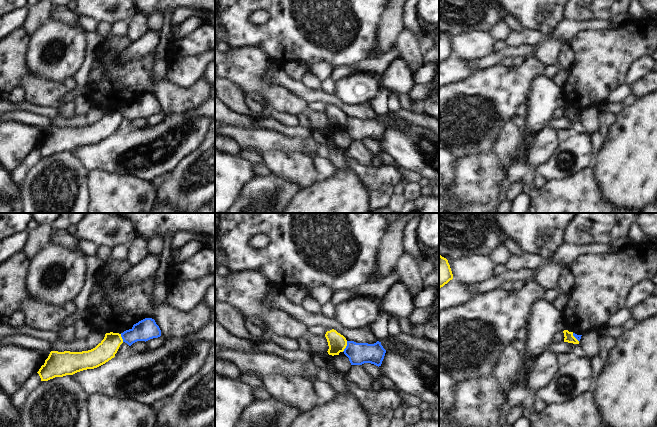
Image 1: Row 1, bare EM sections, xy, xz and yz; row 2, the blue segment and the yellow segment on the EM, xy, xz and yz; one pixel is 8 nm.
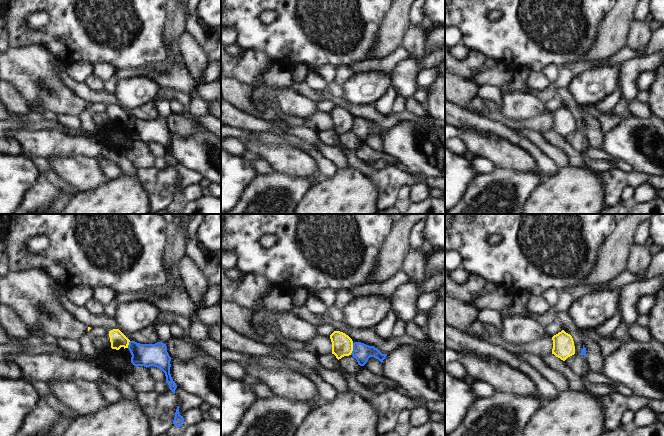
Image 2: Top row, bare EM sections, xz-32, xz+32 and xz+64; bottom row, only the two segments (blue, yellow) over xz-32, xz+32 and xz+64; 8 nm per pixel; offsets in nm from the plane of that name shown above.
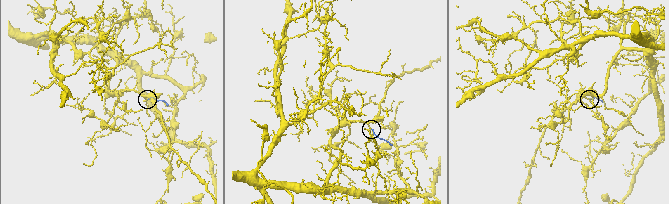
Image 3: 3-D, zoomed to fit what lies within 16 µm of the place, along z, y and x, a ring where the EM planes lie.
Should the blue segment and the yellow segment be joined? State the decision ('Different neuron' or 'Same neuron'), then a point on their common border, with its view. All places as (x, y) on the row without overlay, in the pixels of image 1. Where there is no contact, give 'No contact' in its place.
Different neuron. Touches blue at xz (346, 122).

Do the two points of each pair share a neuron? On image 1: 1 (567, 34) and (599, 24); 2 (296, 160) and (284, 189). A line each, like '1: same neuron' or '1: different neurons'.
1: same neuron
2: different neurons

